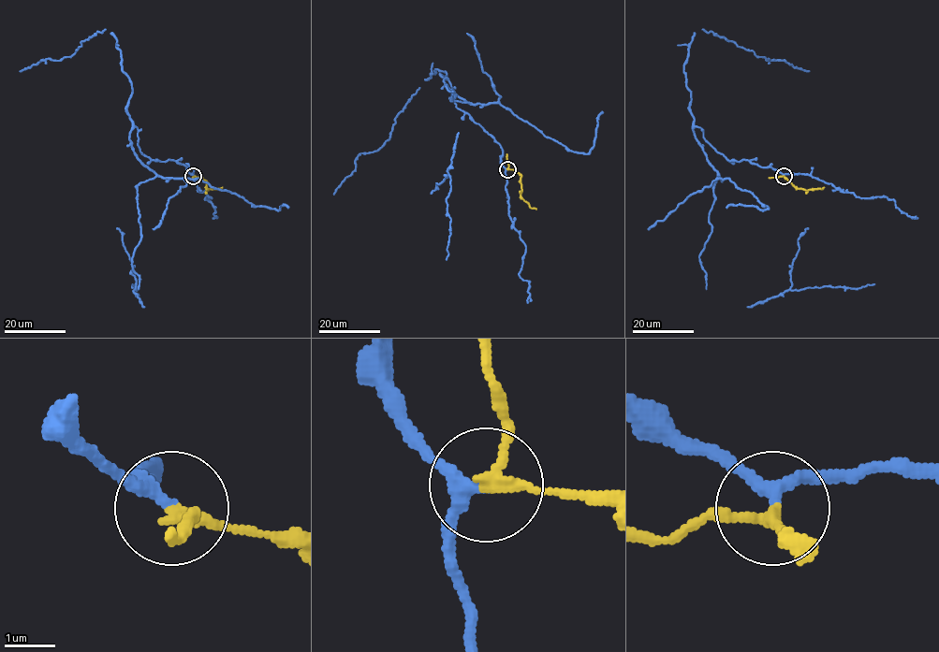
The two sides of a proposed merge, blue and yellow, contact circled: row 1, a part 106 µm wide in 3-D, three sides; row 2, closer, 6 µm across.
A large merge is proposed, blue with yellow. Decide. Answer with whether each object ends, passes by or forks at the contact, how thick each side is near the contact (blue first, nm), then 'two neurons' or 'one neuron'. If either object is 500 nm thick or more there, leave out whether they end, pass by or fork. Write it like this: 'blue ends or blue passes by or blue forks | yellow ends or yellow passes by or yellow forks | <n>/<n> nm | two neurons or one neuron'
blue passes by | yellow passes by | 240/200 nm | two neurons

